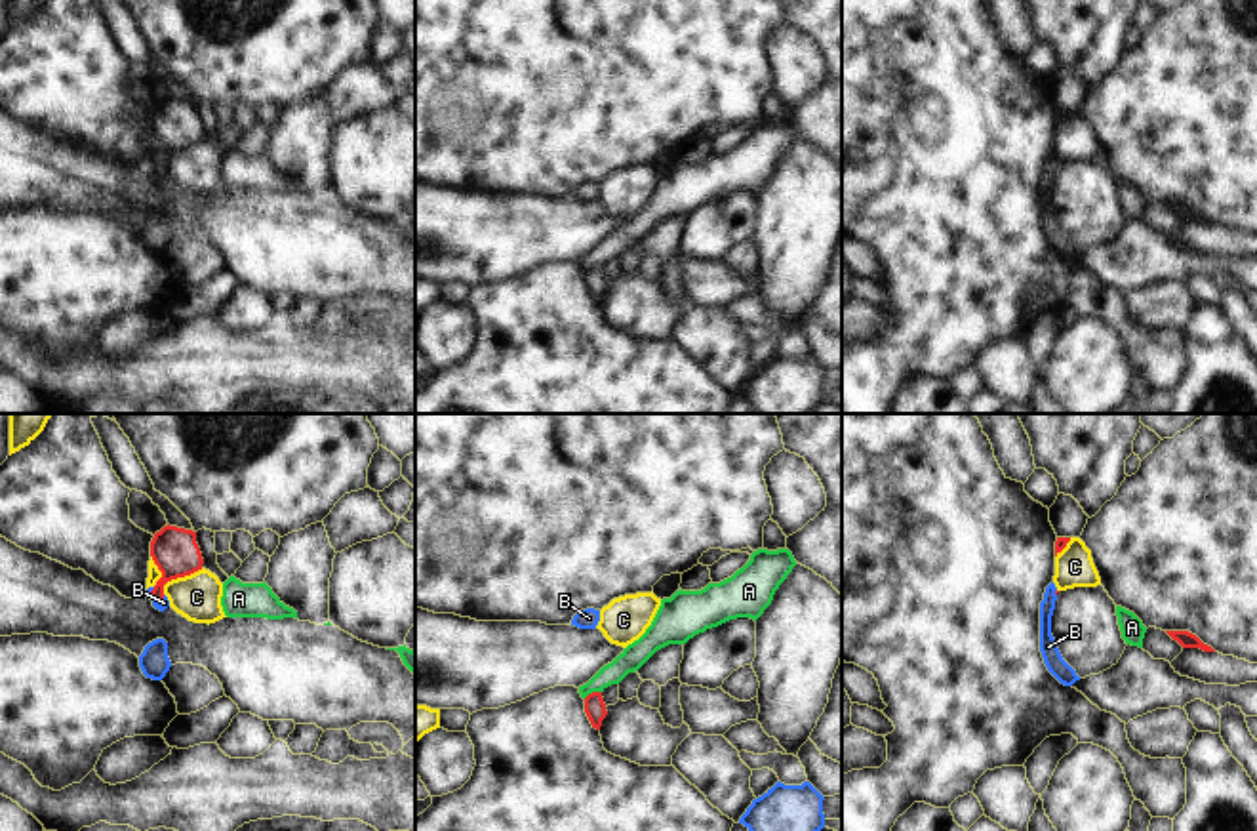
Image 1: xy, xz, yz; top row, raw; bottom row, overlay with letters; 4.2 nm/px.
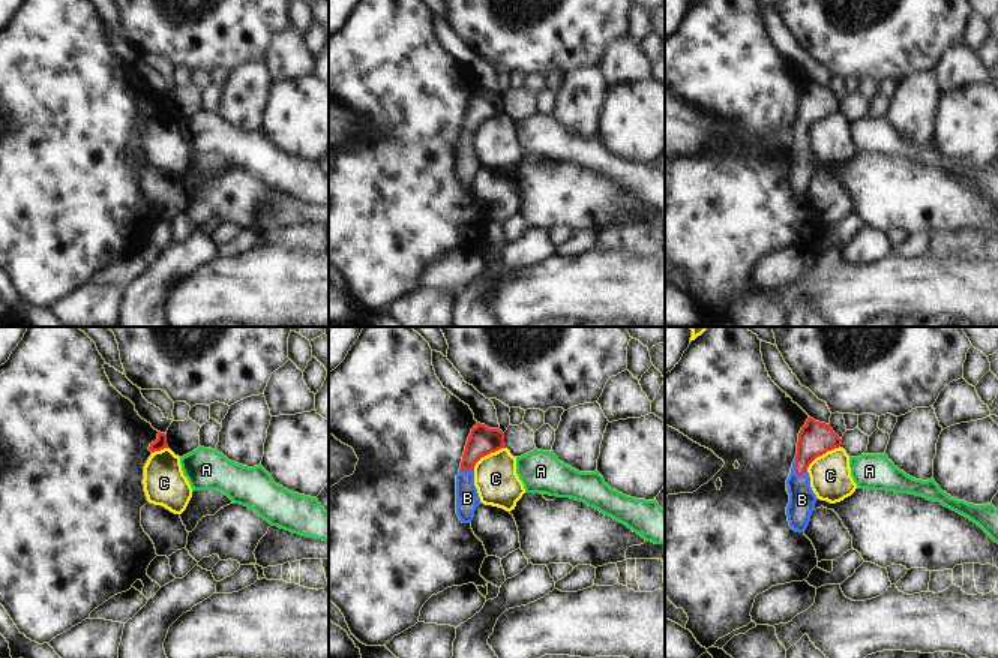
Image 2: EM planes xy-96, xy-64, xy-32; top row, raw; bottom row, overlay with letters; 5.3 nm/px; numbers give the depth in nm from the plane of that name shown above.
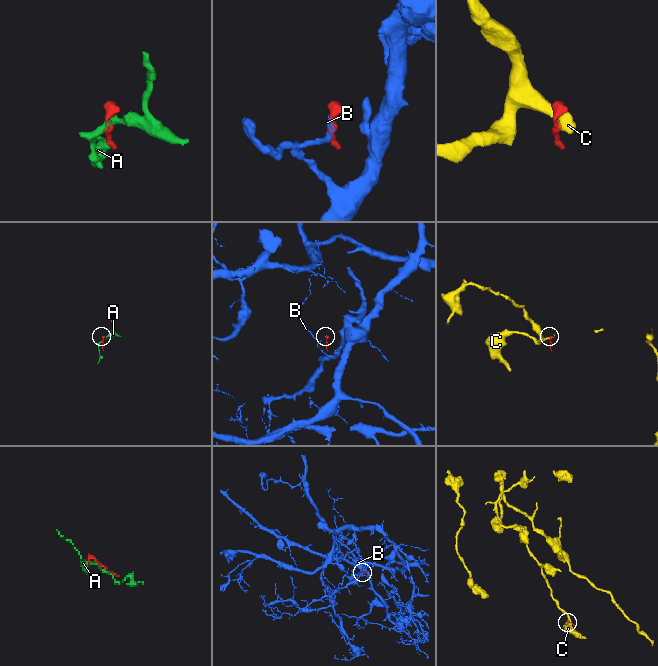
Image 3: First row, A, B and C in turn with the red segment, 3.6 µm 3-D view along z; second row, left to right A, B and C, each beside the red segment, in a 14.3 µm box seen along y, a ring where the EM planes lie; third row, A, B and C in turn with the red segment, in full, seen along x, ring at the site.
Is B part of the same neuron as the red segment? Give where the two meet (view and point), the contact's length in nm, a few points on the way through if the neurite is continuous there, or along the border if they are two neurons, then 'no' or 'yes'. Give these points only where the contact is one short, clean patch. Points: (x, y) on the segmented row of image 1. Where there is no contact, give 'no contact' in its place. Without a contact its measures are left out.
contact xy (151, 593); length 80 nm; way xy (176, 553), (166, 578), (151, 593), (157, 601), (164, 603); yes

